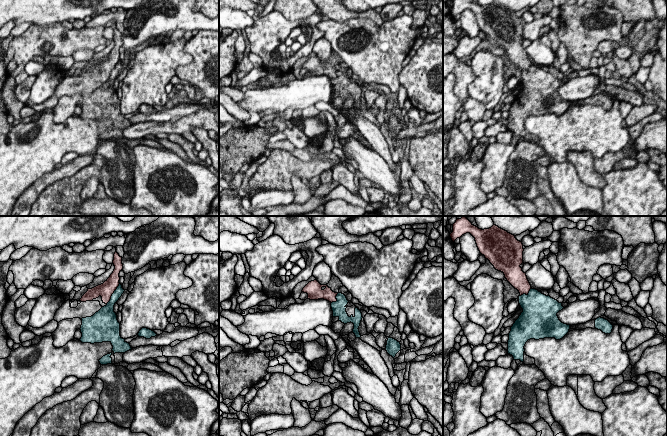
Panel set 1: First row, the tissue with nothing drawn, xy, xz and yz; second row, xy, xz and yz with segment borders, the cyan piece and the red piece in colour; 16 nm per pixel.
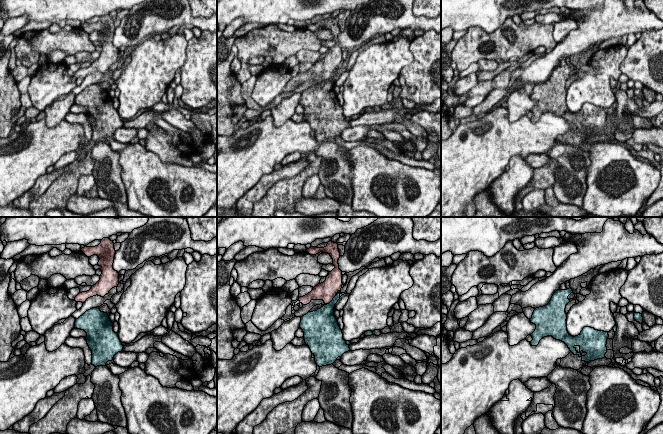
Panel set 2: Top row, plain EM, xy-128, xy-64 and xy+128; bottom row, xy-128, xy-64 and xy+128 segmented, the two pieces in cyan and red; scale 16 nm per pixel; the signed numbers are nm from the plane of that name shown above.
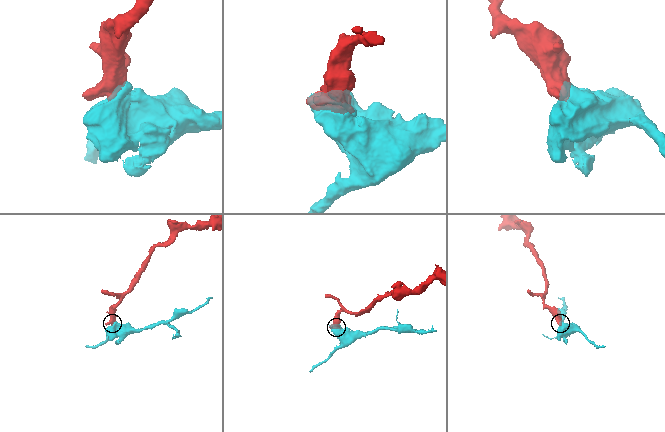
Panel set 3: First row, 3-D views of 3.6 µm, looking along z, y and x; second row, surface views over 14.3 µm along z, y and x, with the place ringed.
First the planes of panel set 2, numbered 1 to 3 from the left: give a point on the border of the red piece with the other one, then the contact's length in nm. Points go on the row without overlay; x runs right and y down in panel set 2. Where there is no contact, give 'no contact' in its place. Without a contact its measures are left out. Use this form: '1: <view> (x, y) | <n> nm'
1: no contact
2: xy-64 (333, 75) | 260 nm
3: no contact

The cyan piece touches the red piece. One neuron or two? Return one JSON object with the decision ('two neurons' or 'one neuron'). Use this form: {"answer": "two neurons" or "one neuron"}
{"answer": "two neurons"}

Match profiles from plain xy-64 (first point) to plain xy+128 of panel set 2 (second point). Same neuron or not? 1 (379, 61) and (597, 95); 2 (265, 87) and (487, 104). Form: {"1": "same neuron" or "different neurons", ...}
{"1": "same neuron", "2": "different neurons"}

